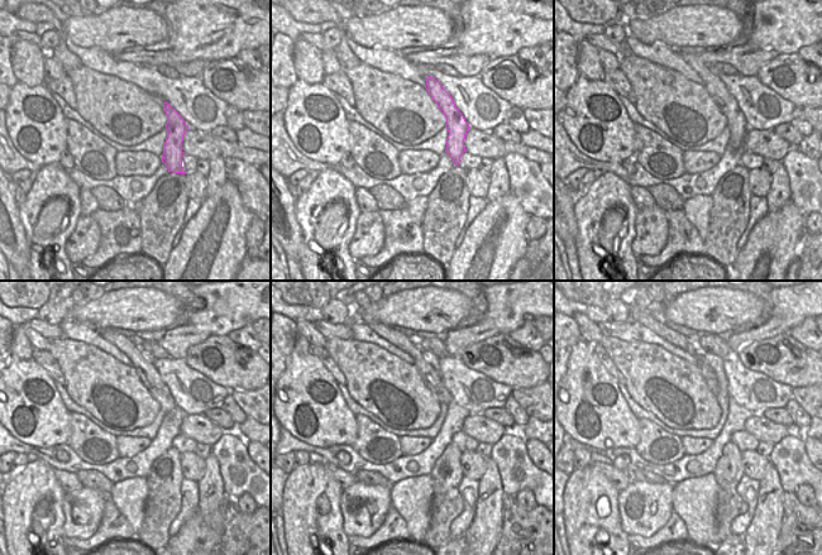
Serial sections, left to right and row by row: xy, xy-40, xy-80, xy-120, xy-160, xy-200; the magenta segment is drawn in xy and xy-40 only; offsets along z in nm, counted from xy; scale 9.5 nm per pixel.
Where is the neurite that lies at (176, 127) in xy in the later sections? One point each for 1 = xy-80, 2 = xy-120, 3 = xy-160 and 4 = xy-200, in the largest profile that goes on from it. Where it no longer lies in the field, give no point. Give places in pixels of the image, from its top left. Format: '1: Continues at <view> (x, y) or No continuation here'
1: Continues at xy-80 (736, 121)
2: Continues at xy-120 (147, 372)
3: Continues at xy-160 (431, 377)
4: Continues at xy-200 (640, 316).

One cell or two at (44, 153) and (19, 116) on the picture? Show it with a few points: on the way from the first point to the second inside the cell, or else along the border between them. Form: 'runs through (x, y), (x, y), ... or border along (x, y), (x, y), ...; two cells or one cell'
runs through (43, 142), (41, 130), (30, 120); one cell

